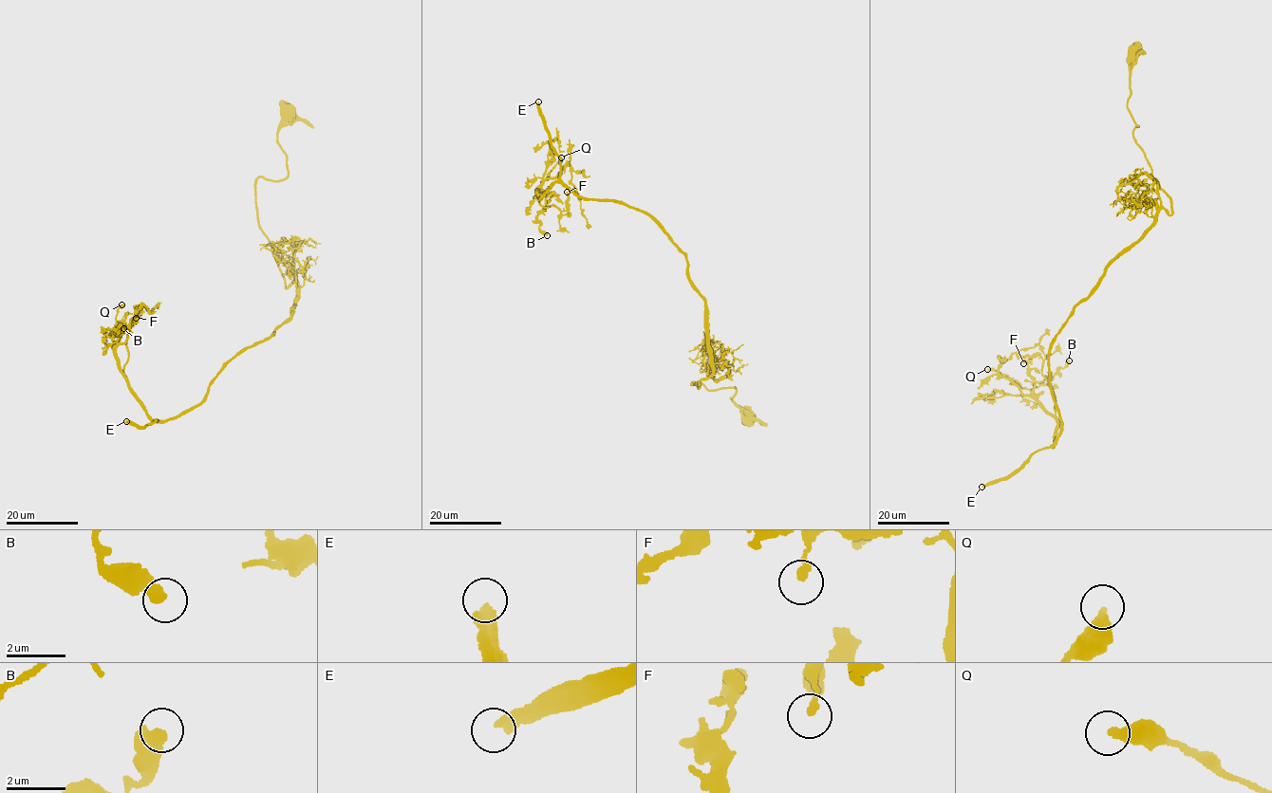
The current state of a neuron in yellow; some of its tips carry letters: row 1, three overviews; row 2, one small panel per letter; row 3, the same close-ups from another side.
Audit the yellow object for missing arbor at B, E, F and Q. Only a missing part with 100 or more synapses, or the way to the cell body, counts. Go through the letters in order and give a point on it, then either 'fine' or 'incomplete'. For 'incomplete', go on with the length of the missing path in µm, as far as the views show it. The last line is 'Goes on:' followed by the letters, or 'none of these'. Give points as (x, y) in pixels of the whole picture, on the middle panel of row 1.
B: place (547, 235); fine
E: place (538, 101); incomplete; missing 40 µm
F: place (567, 192); fine
Q: place (561, 157); fine
Goes on: E

